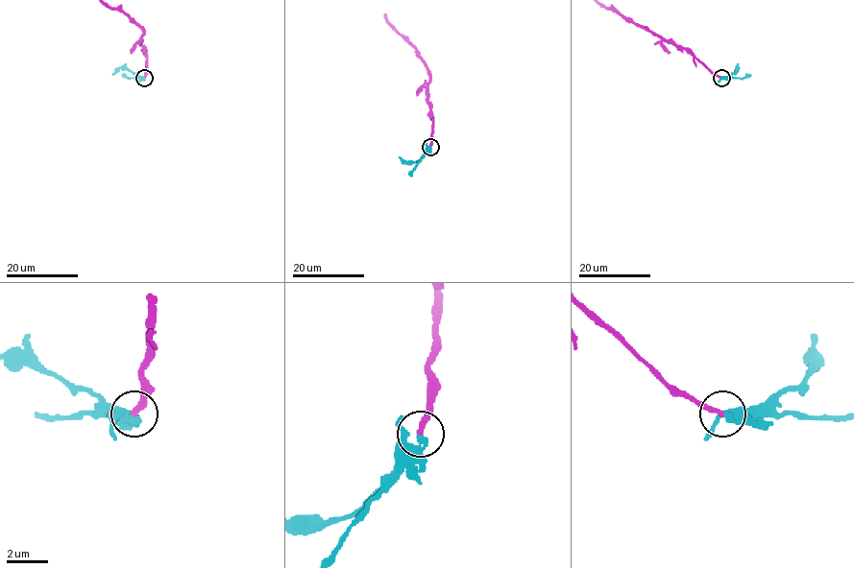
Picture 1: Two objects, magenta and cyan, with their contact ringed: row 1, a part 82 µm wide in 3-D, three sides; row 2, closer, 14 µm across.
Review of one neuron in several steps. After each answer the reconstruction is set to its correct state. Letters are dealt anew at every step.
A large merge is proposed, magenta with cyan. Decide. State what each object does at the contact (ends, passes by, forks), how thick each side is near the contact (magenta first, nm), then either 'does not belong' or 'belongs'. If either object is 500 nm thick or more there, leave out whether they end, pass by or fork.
magenta ends; cyan ends; calibres 240 and 360 nm; belongs

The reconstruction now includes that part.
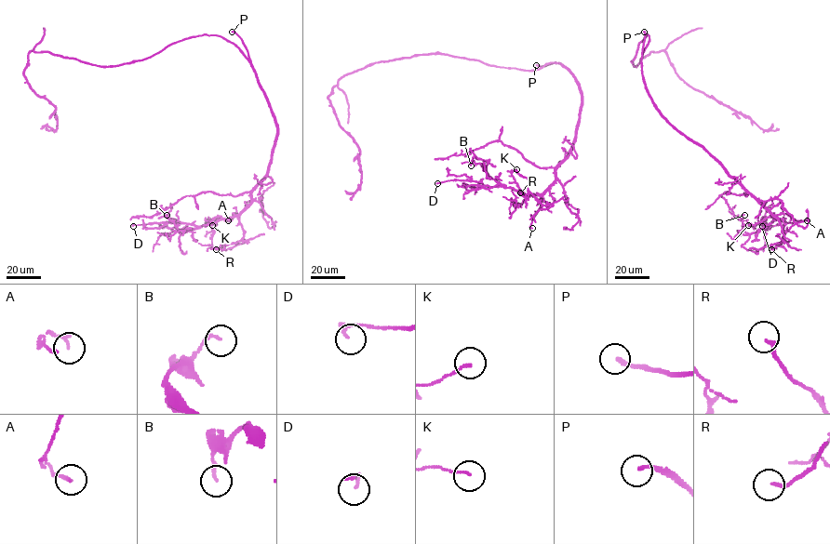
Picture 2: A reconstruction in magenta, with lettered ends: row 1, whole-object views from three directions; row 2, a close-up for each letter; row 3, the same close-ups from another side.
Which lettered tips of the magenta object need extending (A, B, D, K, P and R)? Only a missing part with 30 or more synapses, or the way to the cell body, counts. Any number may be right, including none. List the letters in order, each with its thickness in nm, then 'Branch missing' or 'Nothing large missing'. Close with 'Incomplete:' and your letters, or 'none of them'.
A: Thickness 160 nm. Nothing large missing
B: Thickness 150 nm. Nothing large missing
D: Thickness 200 nm. Nothing large missing
K: Thickness 120 nm. Nothing large missing
P: Thickness 170 nm. Branch missing
R: Thickness 150 nm. Nothing large missing
Incomplete: P

